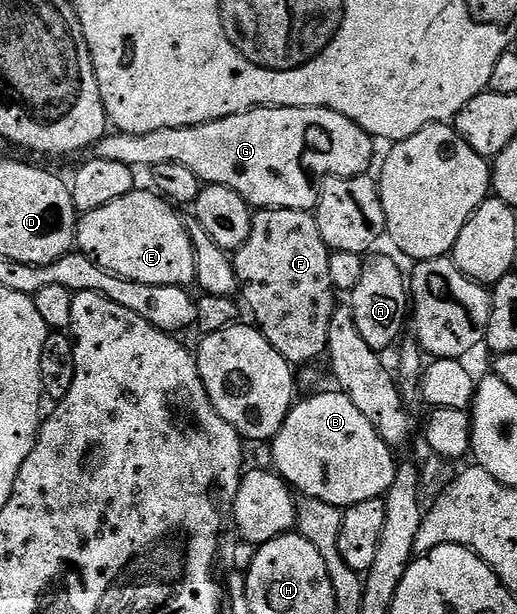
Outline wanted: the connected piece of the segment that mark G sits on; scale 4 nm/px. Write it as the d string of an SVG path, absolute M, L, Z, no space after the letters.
M249 109L247 113L232 115L212 123L193 125L192 127L172 127L164 131L150 131L148 135L128 135L127 133L114 131L93 146L92 153L93 156L100 159L112 159L116 163L124 163L138 171L141 171L141 169L153 171L160 163L180 163L180 167L188 167L188 171L196 174L199 181L207 185L223 185L232 191L236 191L236 195L243 197L255 210L305 209L310 211L318 204L318 184L325 181L327 177L361 177L369 170L366 168L374 161L374 145L376 146L375 138L369 137L361 127L352 123L352 119L348 119L331 109Z

